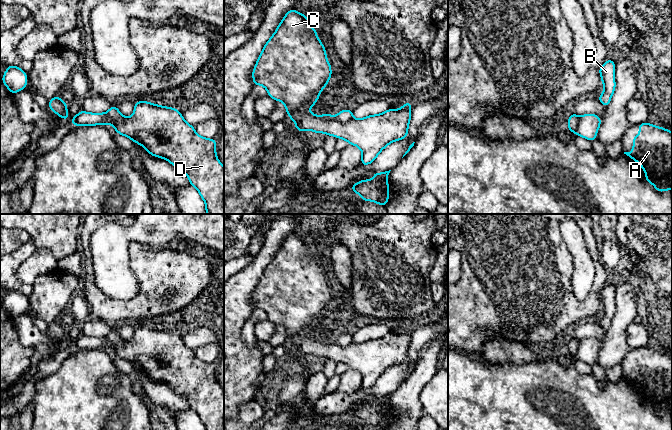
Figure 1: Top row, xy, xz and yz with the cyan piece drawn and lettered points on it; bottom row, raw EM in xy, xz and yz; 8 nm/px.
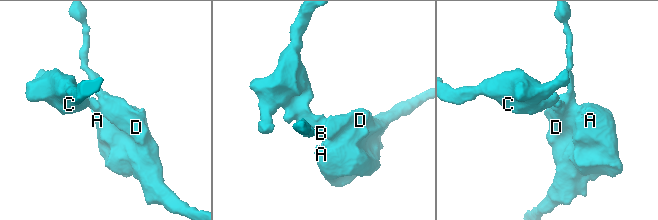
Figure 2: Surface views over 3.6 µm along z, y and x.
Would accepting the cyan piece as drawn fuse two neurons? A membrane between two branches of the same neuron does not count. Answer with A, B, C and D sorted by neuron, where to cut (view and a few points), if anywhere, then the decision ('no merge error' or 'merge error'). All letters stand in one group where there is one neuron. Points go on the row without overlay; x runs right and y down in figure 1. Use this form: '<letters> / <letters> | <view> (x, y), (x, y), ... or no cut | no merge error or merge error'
A B D / C | xz (322, 340), (342, 346), (352, 342) | merge error

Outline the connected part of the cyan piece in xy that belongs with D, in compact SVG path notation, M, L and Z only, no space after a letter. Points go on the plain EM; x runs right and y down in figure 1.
M139 325L135 327L133 339L125 341L121 348L115 347L105 337L83 334L76 338L71 347L76 350L112 349L117 357L142 369L150 379L166 383L176 393L184 396L190 409L198 414L205 430L224 430L224 391L216 379L217 364L199 360L179 334Z

